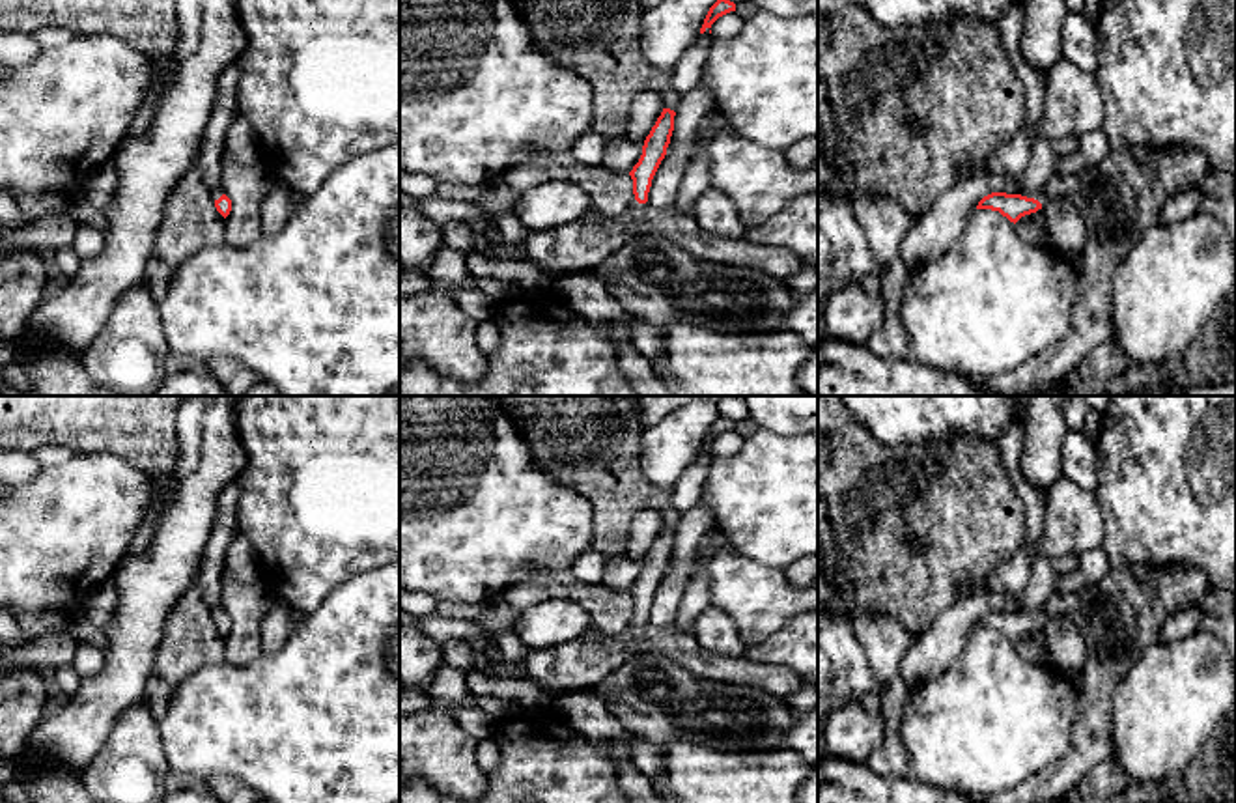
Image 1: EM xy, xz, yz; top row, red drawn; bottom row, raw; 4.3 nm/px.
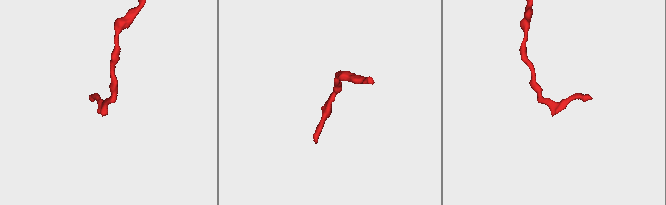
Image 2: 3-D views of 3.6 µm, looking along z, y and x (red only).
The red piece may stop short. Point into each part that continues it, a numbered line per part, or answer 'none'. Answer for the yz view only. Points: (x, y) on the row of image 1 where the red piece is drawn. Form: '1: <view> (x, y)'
1: yz (1121, 198)

